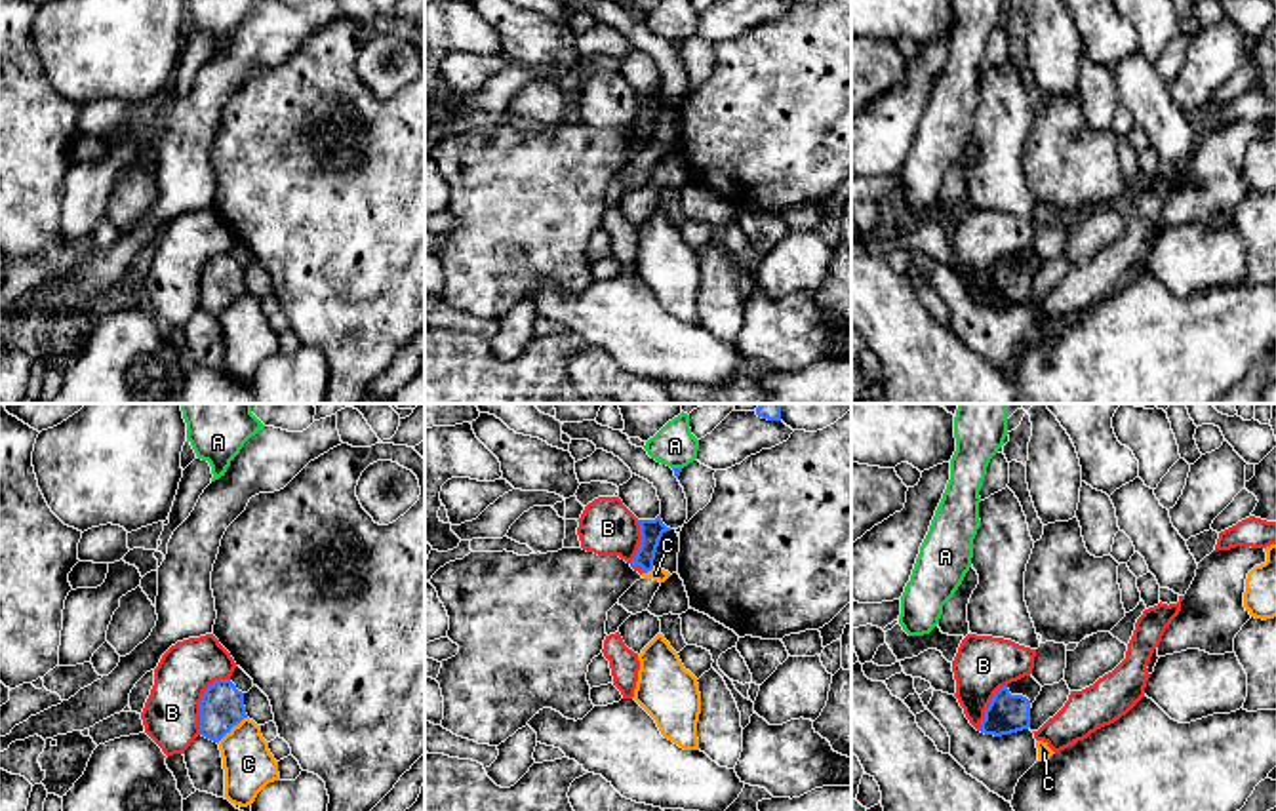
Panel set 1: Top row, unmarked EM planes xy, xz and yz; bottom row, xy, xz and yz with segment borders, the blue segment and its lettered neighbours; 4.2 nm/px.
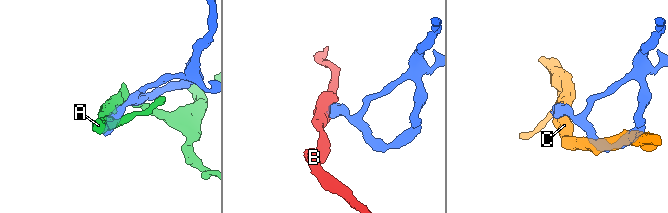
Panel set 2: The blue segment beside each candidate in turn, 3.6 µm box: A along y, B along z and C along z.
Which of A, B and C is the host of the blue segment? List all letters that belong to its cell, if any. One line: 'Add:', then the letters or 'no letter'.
Add: no letter

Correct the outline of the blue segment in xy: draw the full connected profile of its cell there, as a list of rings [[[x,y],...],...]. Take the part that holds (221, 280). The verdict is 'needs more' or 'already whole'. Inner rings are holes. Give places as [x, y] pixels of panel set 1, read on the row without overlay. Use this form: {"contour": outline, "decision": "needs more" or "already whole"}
{"contour": [[[217,253],[200,274],[200,308],[219,316],[246,287],[244,267],[230,253]]], "decision": "already whole"}

